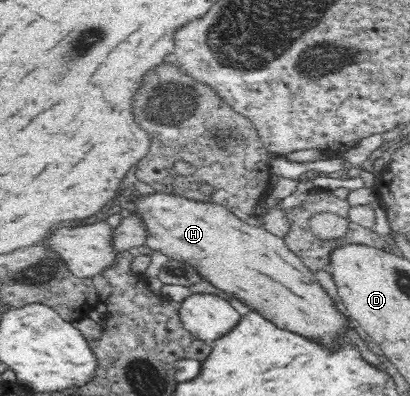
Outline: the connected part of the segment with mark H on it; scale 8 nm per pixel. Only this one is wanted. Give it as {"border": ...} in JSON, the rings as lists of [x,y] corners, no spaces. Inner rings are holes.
{"border":[[[159,192],[143,195],[134,199],[133,205],[137,206],[136,213],[141,214],[143,220],[147,222],[149,235],[145,243],[149,248],[167,255],[170,259],[195,266],[203,279],[219,286],[224,293],[241,298],[251,310],[261,312],[267,320],[272,321],[279,328],[291,330],[308,338],[321,337],[325,342],[335,333],[334,341],[339,331],[343,331],[345,319],[331,305],[332,298],[323,291],[322,287],[319,287],[318,280],[313,279],[314,272],[289,249],[284,238],[277,237],[262,227],[247,224],[221,205],[199,203],[178,195]]]}

